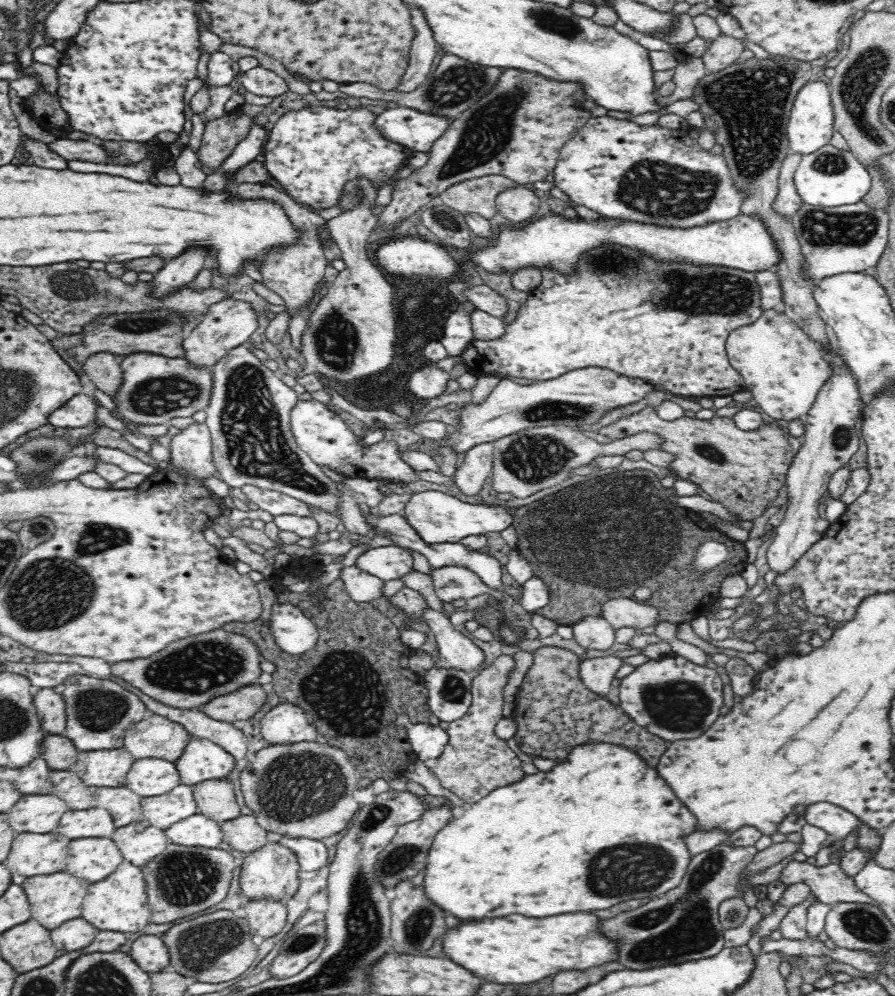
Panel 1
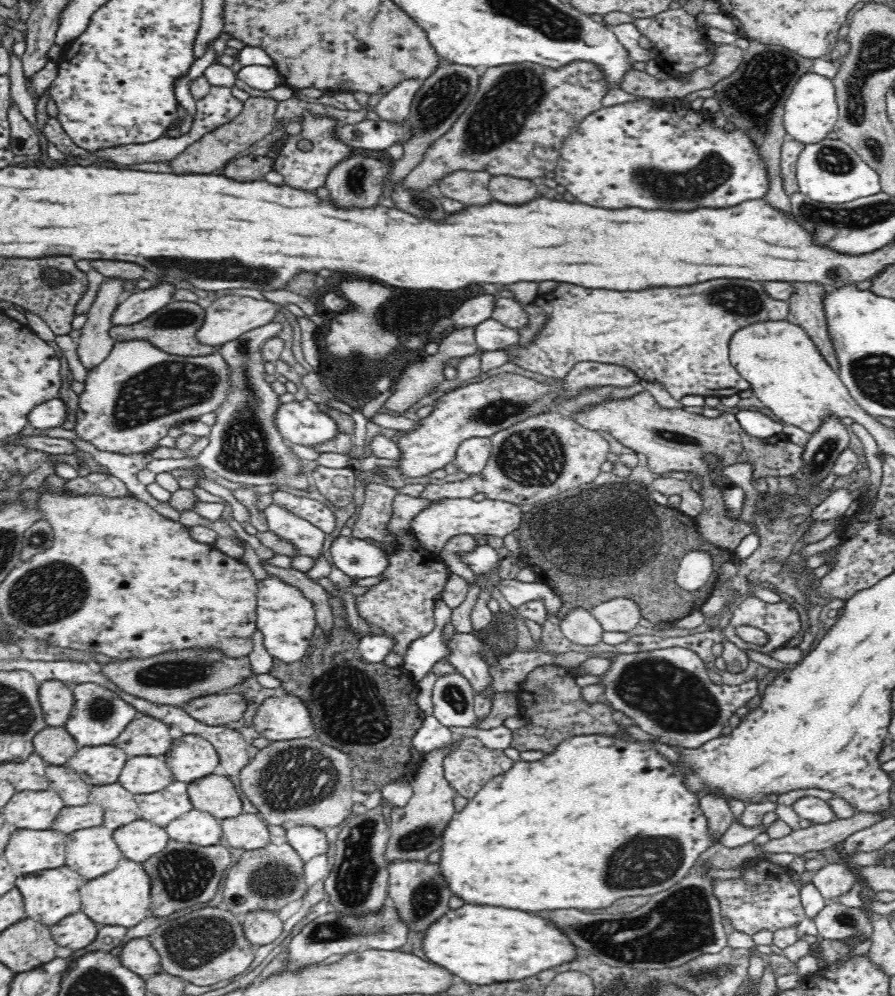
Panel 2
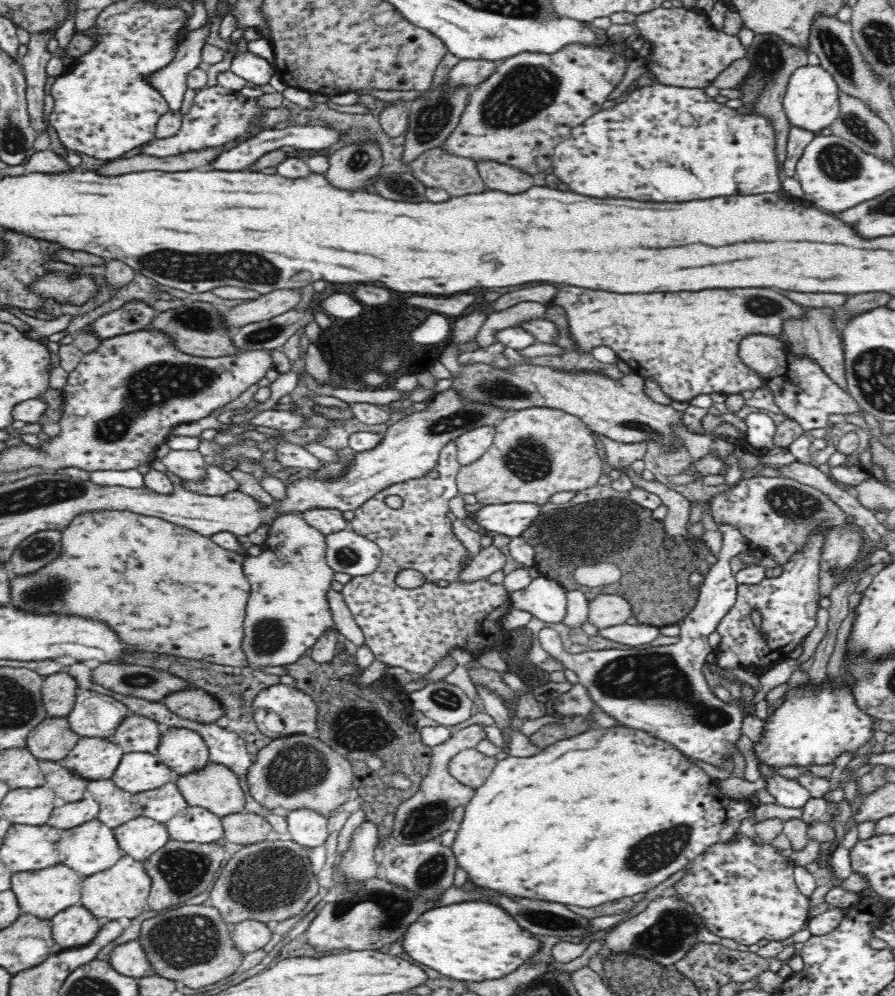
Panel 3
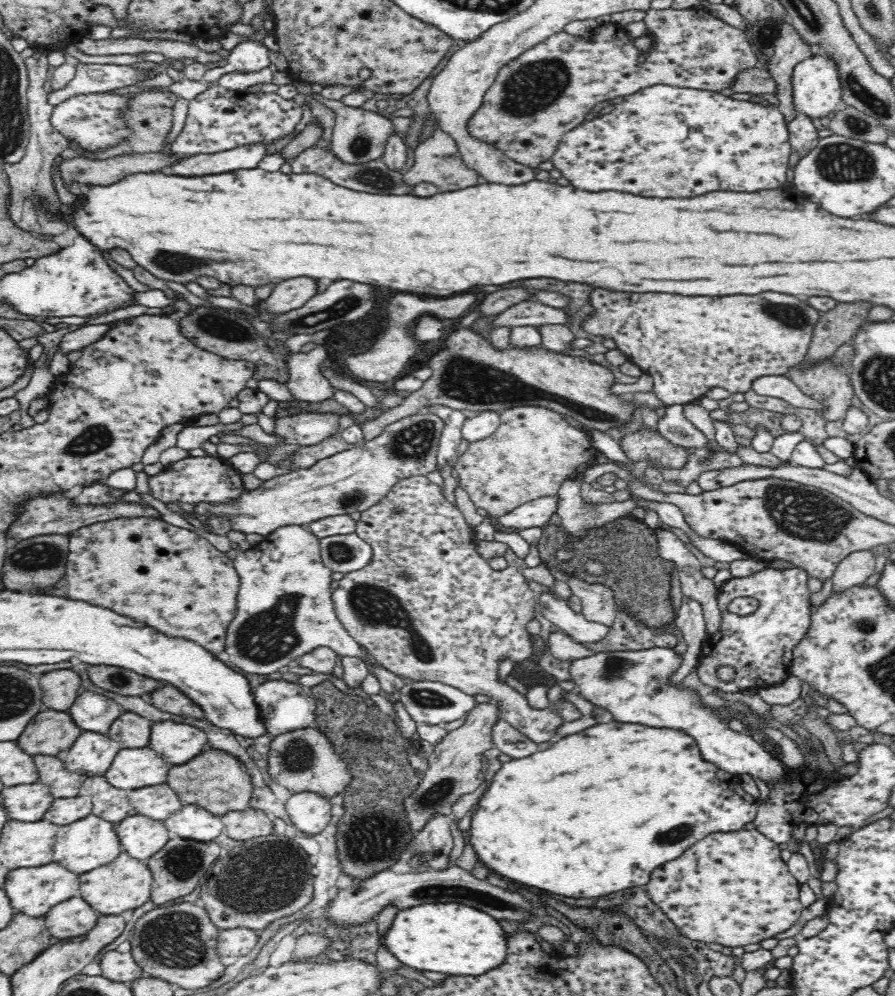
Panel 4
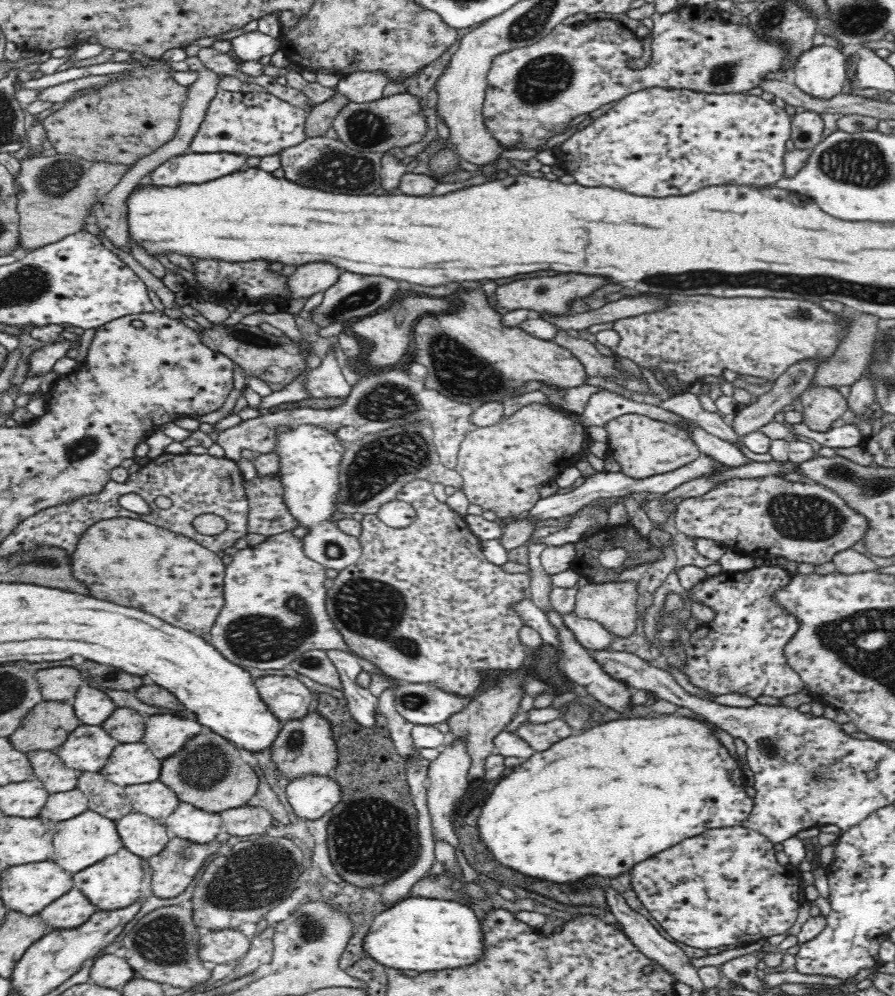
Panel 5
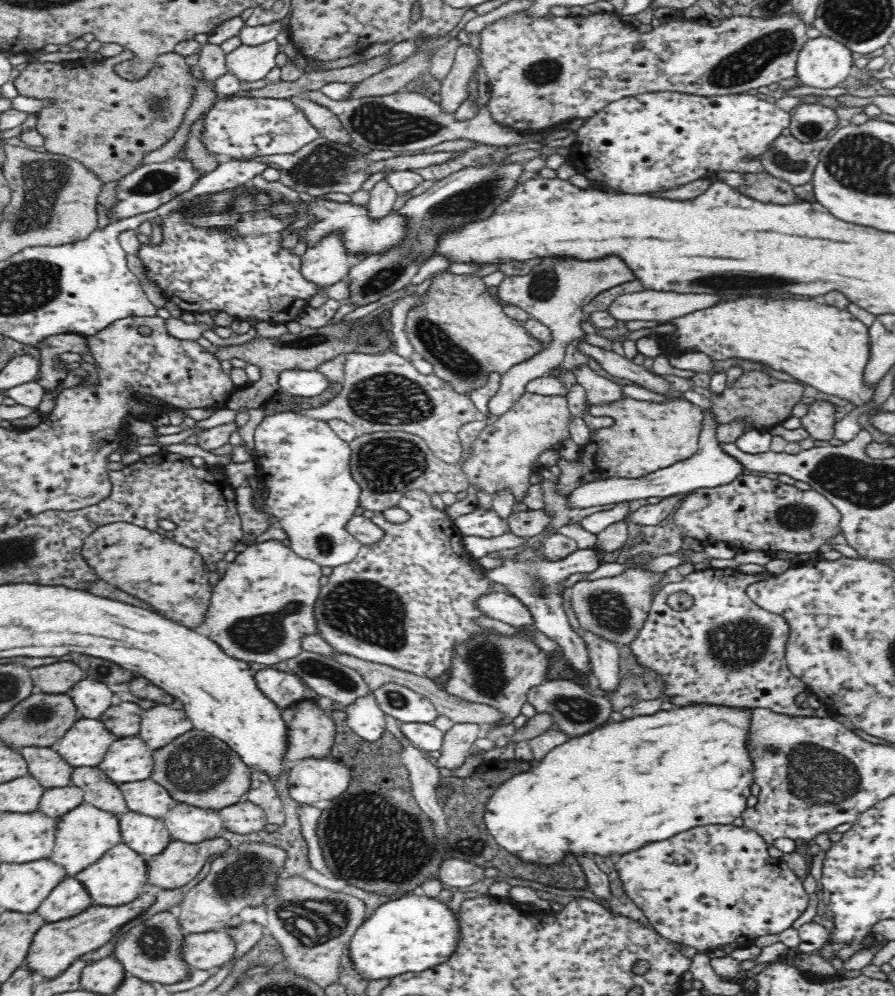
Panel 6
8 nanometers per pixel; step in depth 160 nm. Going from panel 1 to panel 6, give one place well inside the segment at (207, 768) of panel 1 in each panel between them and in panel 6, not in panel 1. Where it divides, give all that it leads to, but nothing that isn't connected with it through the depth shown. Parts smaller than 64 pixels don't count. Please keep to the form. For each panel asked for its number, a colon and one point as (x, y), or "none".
2: (190, 756)
3: (183, 750)
4: (175, 742)
5: (164, 734)
6: (160, 724)

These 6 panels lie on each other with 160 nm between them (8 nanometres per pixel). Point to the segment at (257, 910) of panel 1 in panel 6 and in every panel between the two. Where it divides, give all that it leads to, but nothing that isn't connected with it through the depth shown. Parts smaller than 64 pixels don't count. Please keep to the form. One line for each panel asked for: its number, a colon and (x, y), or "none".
2: (261, 928)
3: (248, 936)
4: (236, 942)
5: (219, 946)
6: (201, 951)

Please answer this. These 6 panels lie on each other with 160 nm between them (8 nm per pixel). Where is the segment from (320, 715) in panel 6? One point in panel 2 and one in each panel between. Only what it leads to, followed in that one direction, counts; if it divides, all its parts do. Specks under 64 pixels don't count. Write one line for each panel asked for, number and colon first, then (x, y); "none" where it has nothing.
2: (302, 781)
3: (298, 771)
4: (303, 759)
5: (304, 745)

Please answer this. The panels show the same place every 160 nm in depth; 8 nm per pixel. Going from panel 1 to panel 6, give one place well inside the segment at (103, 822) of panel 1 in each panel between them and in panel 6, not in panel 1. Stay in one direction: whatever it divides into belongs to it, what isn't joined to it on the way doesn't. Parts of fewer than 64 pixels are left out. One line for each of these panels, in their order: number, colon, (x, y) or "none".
2: (70, 818)
3: (65, 815)
4: (64, 811)
5: (60, 806)
6: (54, 802)

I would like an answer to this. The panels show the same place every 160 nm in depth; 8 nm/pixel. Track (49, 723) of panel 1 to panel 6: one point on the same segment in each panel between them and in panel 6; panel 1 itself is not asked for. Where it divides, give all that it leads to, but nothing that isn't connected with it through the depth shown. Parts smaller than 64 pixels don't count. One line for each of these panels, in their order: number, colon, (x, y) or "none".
2: (56, 699)
3: (60, 689)
4: (60, 688)
5: (60, 683)
6: (57, 678)

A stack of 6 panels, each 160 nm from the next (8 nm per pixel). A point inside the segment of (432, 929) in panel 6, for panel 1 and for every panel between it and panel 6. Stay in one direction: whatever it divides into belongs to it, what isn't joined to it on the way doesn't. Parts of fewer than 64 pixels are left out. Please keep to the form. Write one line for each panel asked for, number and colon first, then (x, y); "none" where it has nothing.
1: (515, 950)
2: (482, 944)
3: (475, 941)
4: (451, 938)
5: (418, 933)

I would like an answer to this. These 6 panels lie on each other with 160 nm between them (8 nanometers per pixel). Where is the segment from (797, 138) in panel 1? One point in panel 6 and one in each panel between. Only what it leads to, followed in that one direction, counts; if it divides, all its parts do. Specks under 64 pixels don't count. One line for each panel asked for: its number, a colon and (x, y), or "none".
2: (810, 111)
3: (811, 101)
4: (817, 87)
5: (821, 72)
6: (823, 62)

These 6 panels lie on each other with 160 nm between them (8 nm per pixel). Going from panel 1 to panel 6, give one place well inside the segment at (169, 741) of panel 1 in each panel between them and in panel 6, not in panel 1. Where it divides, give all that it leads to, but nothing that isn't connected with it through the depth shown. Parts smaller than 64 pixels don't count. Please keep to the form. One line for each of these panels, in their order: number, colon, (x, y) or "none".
2: (144, 735)
3: (136, 733)
4: (133, 731)
5: (125, 724)
6: (122, 719)

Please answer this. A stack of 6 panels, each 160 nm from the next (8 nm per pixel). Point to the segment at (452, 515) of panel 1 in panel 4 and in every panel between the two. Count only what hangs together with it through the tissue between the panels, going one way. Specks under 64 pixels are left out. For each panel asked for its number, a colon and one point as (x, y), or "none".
2: (434, 526)
3: (512, 519)
4: (537, 512)

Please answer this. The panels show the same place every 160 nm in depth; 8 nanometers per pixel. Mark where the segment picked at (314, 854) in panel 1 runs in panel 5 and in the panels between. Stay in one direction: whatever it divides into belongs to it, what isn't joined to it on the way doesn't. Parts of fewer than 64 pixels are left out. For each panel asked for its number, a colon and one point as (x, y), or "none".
2: (307, 840)
3: (309, 828)
4: (310, 812)
5: (310, 795)

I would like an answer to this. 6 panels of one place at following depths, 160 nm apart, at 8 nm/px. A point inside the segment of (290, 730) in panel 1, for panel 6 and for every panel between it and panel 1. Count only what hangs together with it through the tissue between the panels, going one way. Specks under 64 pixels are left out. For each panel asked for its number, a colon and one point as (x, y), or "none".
2: (285, 717)
3: (279, 711)
4: (284, 706)
5: (287, 698)
6: (283, 688)

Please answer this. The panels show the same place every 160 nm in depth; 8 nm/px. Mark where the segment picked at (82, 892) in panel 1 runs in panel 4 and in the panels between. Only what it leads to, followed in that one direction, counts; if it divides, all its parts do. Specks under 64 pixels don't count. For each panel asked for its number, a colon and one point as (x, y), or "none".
2: (49, 896)
3: (44, 893)
4: (33, 891)

